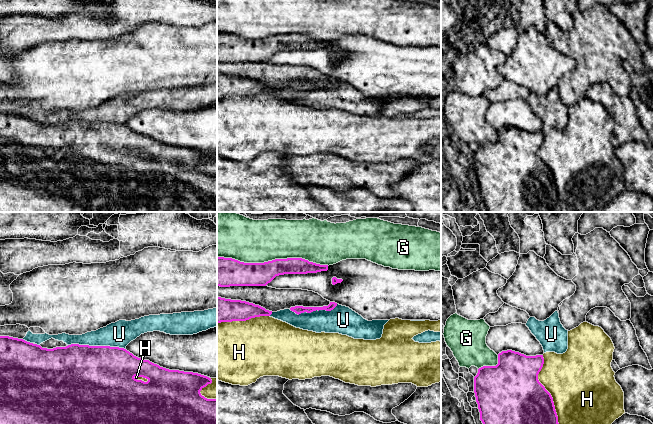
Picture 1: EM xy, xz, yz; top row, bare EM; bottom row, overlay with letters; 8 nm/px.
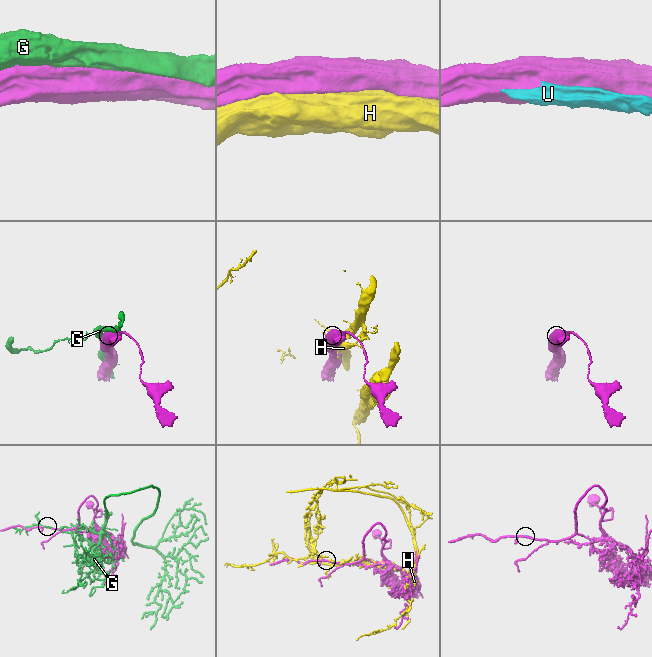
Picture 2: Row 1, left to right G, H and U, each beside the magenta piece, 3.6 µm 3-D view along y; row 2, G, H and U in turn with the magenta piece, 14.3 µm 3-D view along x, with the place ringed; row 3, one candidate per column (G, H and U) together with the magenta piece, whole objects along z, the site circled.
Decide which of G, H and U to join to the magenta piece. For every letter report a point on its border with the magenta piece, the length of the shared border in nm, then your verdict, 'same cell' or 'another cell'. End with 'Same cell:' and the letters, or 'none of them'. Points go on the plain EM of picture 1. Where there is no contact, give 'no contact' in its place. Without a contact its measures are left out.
G: meets magenta in xz at (273, 36); contact 900 nm long; another cell
H: meets magenta in yz at (550, 171); contact 650 nm long; another cell
U: meets magenta in xy at (96, 122); contact 460 nm long; another cell
Same cell: none of them

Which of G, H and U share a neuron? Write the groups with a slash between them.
G / H / U

